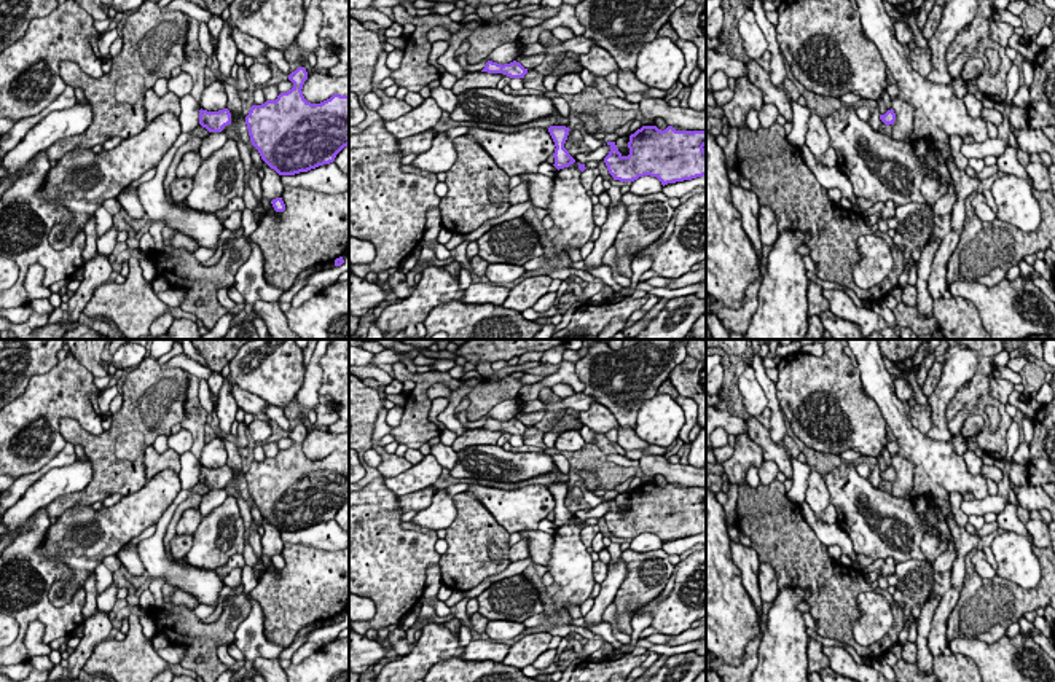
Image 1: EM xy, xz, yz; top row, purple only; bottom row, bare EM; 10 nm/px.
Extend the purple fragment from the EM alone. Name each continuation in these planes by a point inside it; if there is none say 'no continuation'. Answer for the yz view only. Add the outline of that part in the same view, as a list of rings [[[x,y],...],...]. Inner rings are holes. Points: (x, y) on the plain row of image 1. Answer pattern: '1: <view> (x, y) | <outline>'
no continuation

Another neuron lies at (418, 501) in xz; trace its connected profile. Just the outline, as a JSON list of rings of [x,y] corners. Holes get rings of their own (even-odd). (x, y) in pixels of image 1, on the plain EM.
[[[433,486],[421,489],[418,492],[410,492],[406,496],[398,496],[400,508],[406,512],[421,512],[432,504],[432,497],[437,492]]]

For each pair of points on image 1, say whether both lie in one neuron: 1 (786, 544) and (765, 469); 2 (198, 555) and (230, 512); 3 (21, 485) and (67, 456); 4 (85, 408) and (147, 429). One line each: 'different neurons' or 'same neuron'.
1: different neurons
2: same neuron
3: same neuron
4: different neurons

